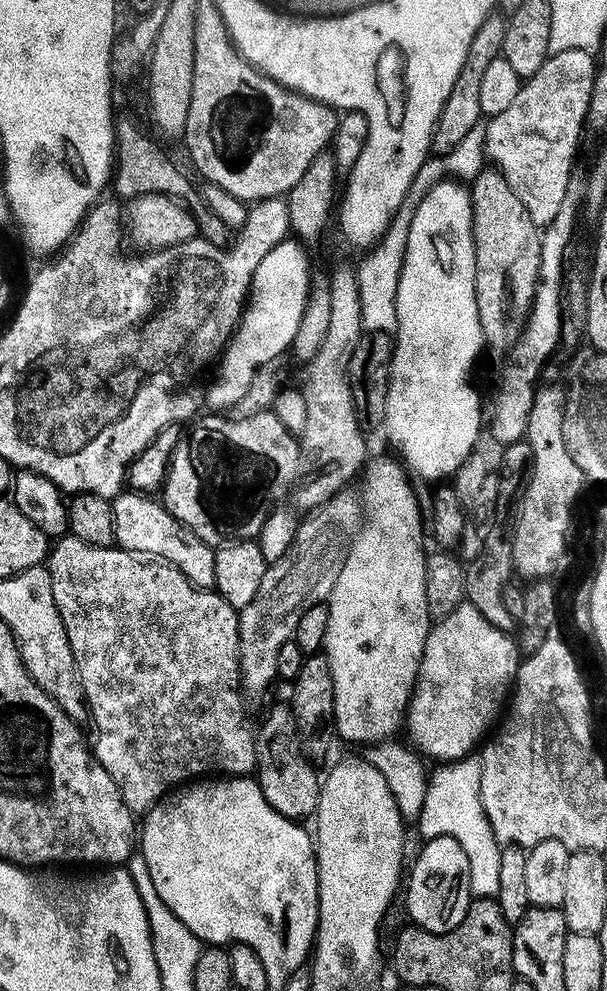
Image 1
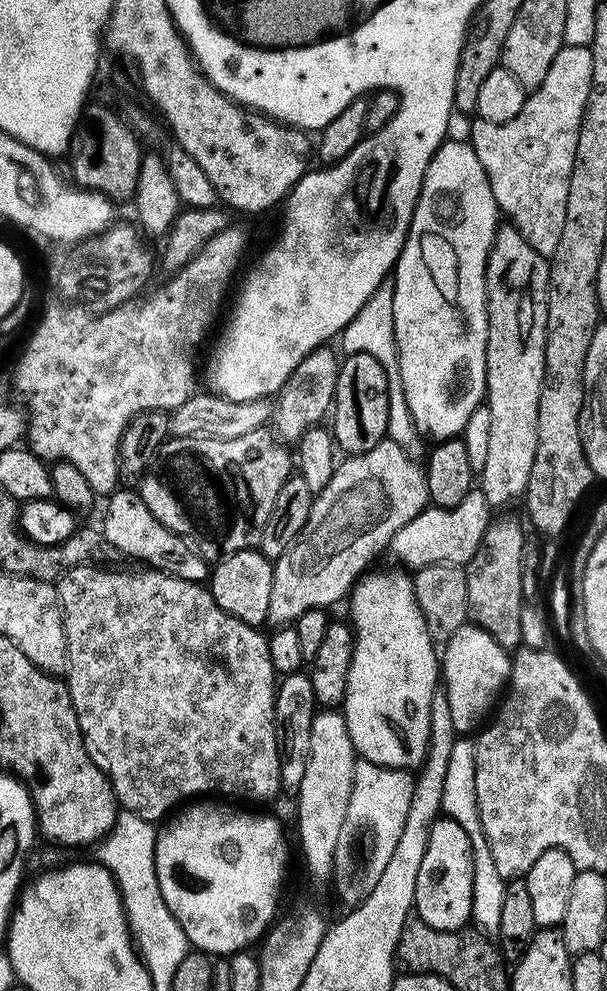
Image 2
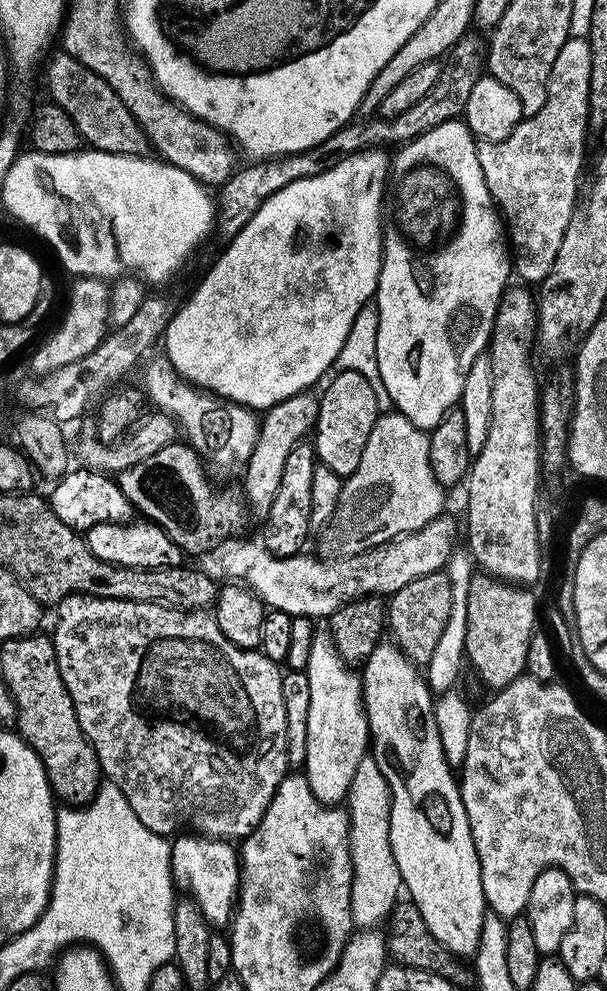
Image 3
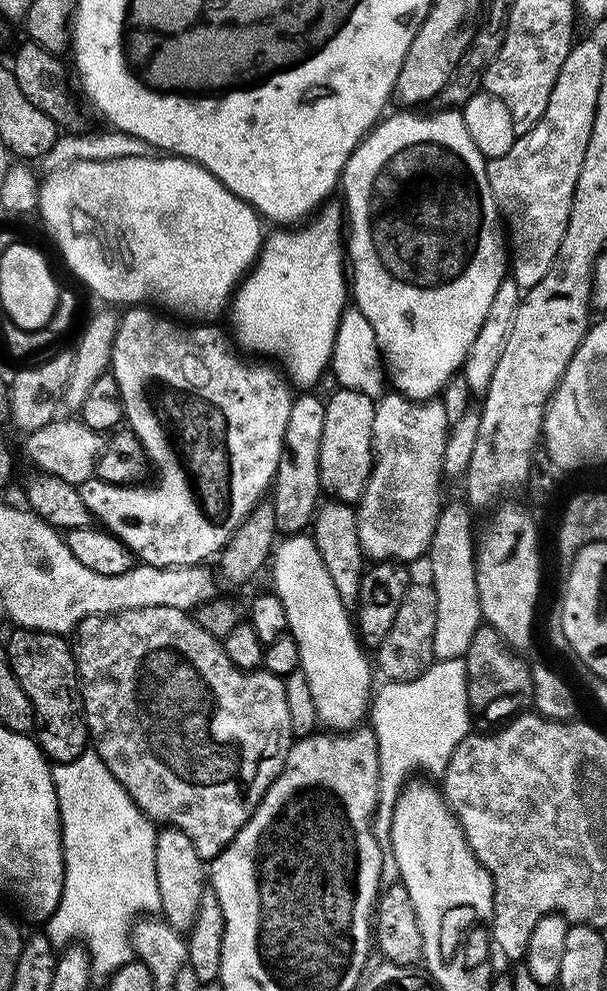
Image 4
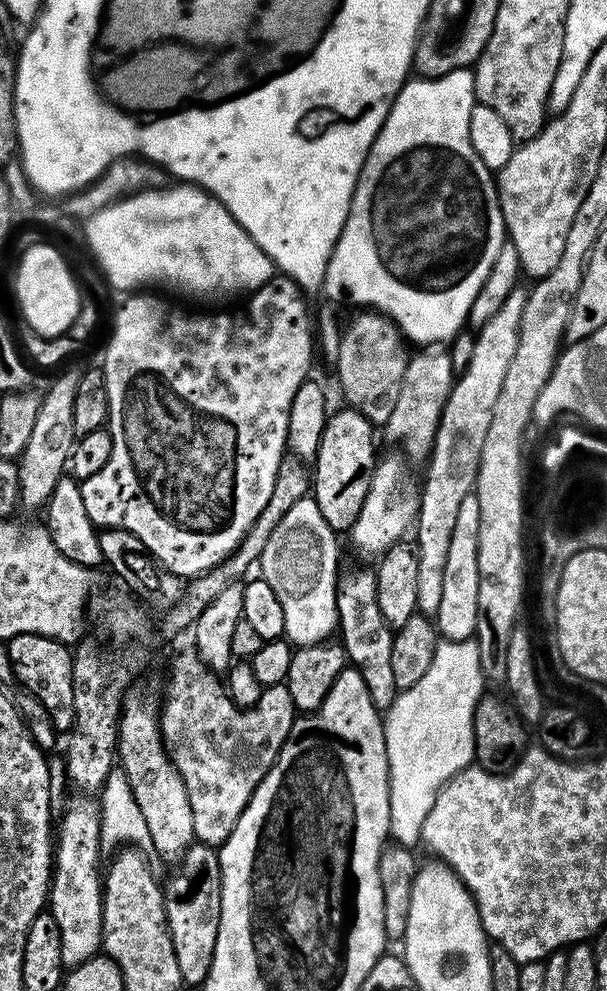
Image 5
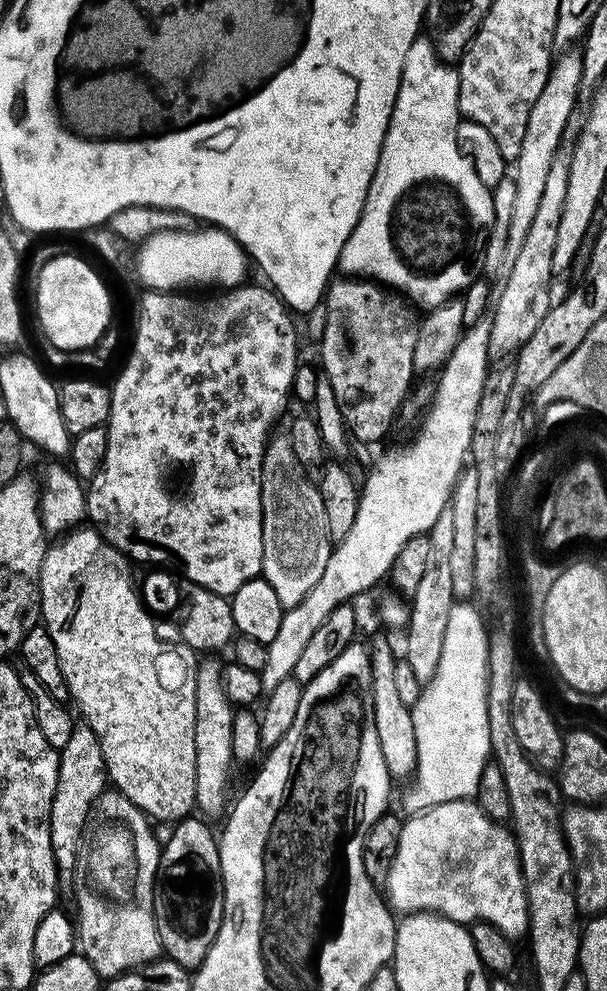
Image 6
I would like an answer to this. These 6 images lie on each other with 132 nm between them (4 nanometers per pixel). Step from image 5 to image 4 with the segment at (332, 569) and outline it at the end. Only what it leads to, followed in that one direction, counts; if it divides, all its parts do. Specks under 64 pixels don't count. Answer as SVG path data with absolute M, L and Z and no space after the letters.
M285 535L275 545L270 557L271 568L271 587L282 606L286 606L288 632L294 642L298 642L299 671L304 673L309 683L317 721L325 724L328 730L359 727L370 712L374 668L369 653L358 639L349 609L342 602L338 590L334 590L334 582L330 582L330 570L326 570L326 562L322 562L322 554L318 554L318 546L311 535Z

